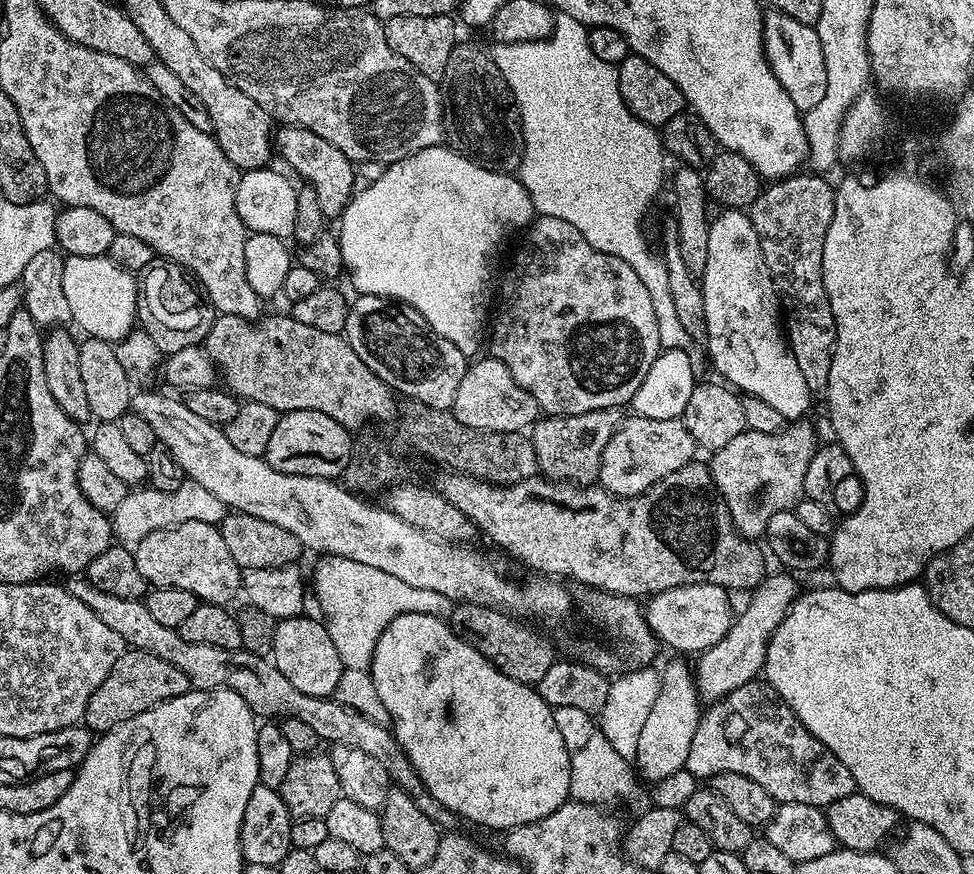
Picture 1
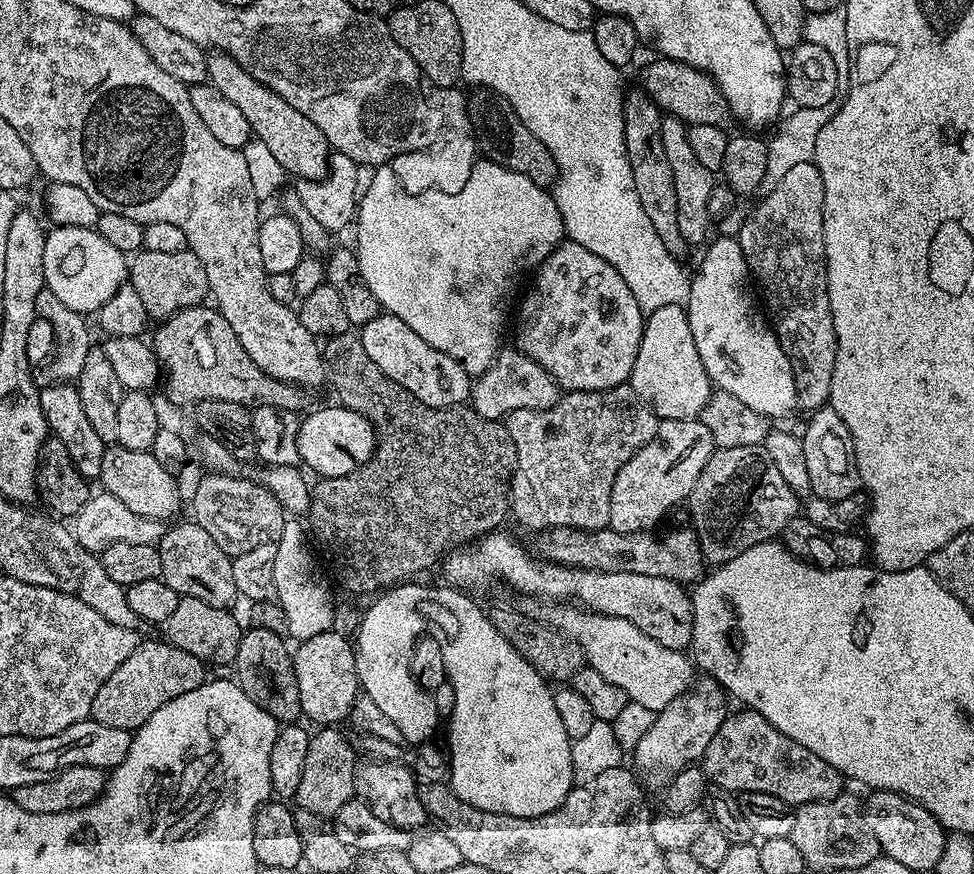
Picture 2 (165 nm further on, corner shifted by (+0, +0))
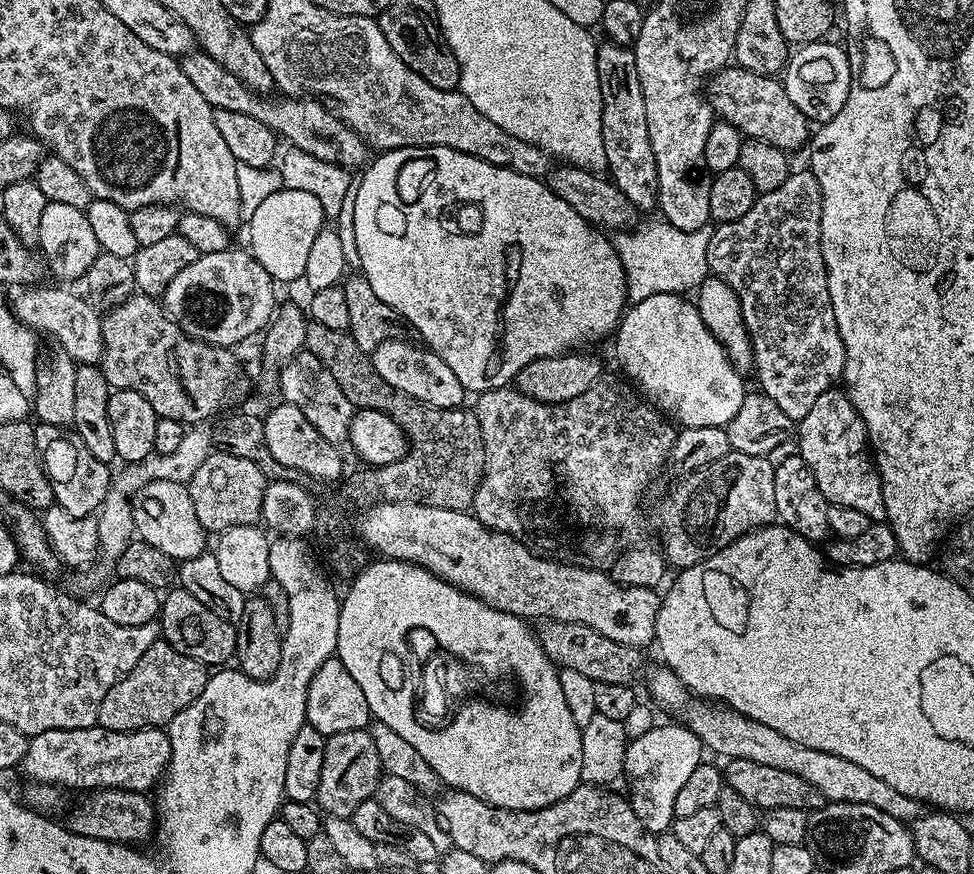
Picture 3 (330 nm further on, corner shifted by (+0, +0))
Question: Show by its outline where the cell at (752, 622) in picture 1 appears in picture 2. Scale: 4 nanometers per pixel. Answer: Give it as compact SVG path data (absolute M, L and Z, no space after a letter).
M711 678L700 679L697 679L688 691L674 698L670 706L656 713L650 730L646 730L646 734L638 741L638 746L631 749L631 763L645 789L663 790L670 778L678 774L678 770L691 768L697 762L703 761L706 746L710 746L710 738L718 734L718 726L722 726L724 719L729 716L730 697L724 687Z

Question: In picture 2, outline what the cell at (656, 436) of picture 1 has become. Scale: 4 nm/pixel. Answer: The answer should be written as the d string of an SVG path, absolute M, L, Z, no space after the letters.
M700 419L660 420L654 438L638 449L634 456L618 470L618 474L614 478L614 486L610 490L608 527L613 532L646 532L655 529L655 524L671 508L676 508L679 504L681 507L687 501L706 462L716 449L714 438L710 438L710 430L706 430L706 426Z

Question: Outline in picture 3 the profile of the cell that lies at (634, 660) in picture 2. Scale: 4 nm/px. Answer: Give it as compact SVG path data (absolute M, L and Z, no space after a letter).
M659 667L648 676L648 692L653 700L651 703L657 709L660 707L673 712L676 715L673 717L679 718L684 727L704 743L709 753L717 752L728 760L749 760L759 762L761 766L774 766L774 770L786 770L786 774L798 774L798 778L810 782L810 786L819 790L828 802L854 802L874 806L882 810L882 814L890 814L890 818L905 822L911 822L921 815L922 805L919 800L894 790L894 786L886 786L886 782L882 782L882 778L874 778L870 770L862 770L862 766L846 762L846 758L838 758L838 754L826 754L826 750L802 746L786 738L786 734L778 734L778 730L770 730L770 726L762 726L760 722L754 722L740 712L721 710L707 699L697 698L680 681L678 674L674 674L668 667Z

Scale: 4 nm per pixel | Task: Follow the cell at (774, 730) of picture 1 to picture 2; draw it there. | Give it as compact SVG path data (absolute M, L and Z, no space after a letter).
M751 710L733 711L718 726L718 734L710 738L710 746L706 746L702 767L704 773L708 775L709 785L717 788L724 788L728 792L761 792L762 794L774 794L774 798L782 798L782 802L793 806L818 802L819 800L832 800L845 791L846 780L841 776L838 769L830 766L826 758L818 758L814 750L806 750L794 738L786 738L782 730L778 730L762 714Z

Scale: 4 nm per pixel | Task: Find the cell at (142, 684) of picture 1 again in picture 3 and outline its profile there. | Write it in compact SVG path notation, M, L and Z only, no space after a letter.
M163 638L156 640L142 658L138 658L138 666L130 670L117 680L114 686L102 698L102 706L98 706L98 718L96 719L99 727L115 732L137 732L143 728L164 728L206 686L210 672L205 665L200 664L194 658L186 658L174 646L170 646Z

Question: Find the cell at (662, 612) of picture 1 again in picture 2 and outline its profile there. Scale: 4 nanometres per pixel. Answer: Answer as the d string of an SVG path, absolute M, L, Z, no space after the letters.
M505 530L488 532L479 540L457 546L443 557L444 576L457 590L488 588L496 577L505 580L516 592L524 596L545 596L552 602L575 602L589 612L601 612L614 618L626 618L642 634L648 634L662 646L681 650L692 642L692 597L689 589L670 578L650 578L650 574L629 572L596 572L585 568L567 568L564 564L551 564L539 555L527 552Z

